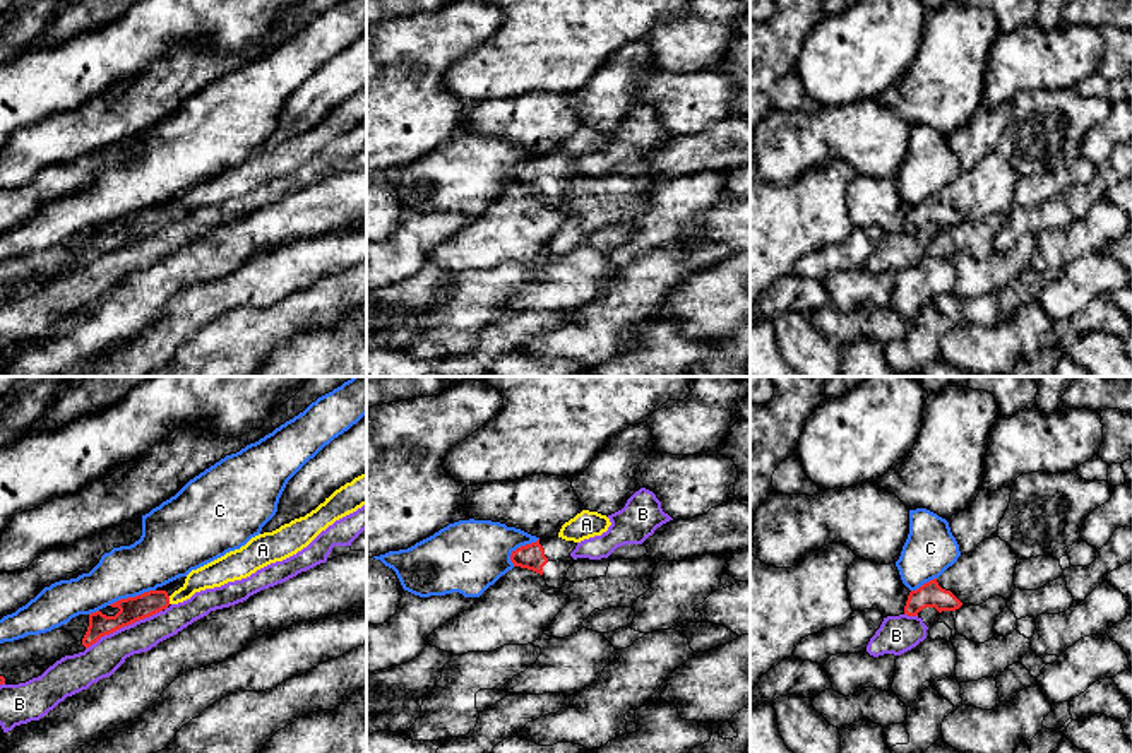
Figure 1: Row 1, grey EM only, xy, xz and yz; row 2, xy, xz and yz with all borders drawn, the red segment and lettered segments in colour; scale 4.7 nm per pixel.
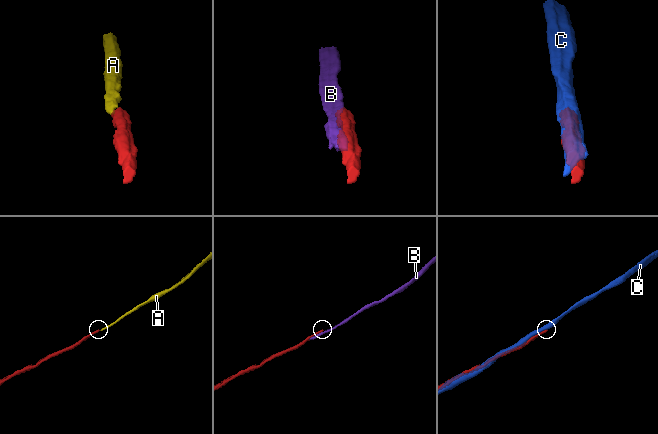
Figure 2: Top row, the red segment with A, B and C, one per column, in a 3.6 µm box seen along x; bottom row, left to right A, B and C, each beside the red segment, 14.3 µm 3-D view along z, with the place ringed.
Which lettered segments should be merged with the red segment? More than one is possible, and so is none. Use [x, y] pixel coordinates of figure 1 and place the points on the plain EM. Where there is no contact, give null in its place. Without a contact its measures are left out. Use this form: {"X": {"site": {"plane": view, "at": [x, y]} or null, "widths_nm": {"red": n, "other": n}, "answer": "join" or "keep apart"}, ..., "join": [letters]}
{"A": {"site": {"plane": "xy", "at": [168, 216]}, "widths_nm": {"red": 120, "other": 120}, "answer": "join"}, "B": {"site": {"plane": "xy", "at": [124, 242]}, "widths_nm": {"red": 120, "other": 170}, "answer": "keep apart"}, "C": {"site": {"plane": "xy", "at": [131, 214]}, "widths_nm": {"red": 120, "other": 260}, "answer": "keep apart"}, "join": ["A"]}

